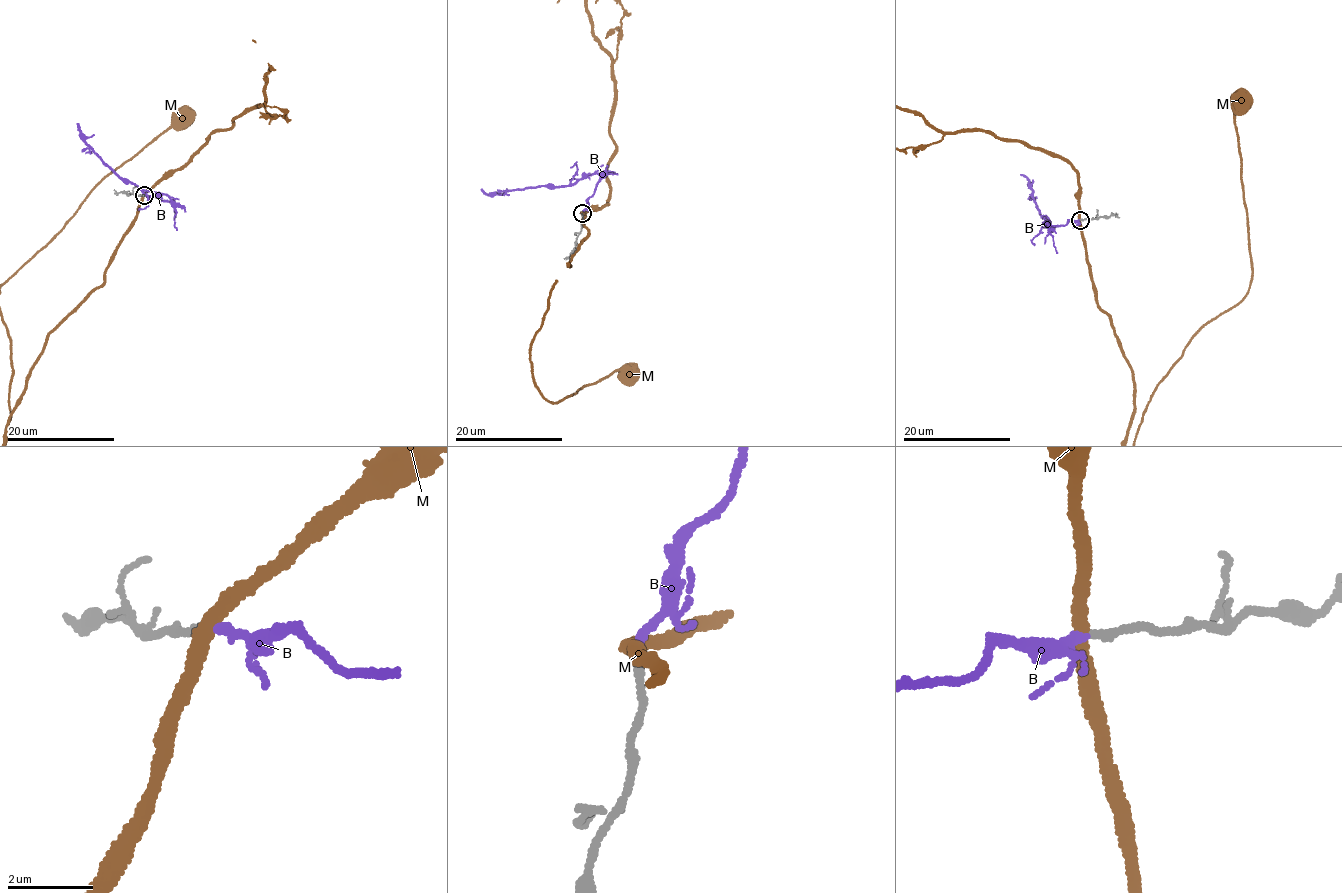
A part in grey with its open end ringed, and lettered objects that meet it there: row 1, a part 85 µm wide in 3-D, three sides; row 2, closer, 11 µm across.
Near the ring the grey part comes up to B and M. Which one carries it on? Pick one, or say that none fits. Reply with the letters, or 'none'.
B

